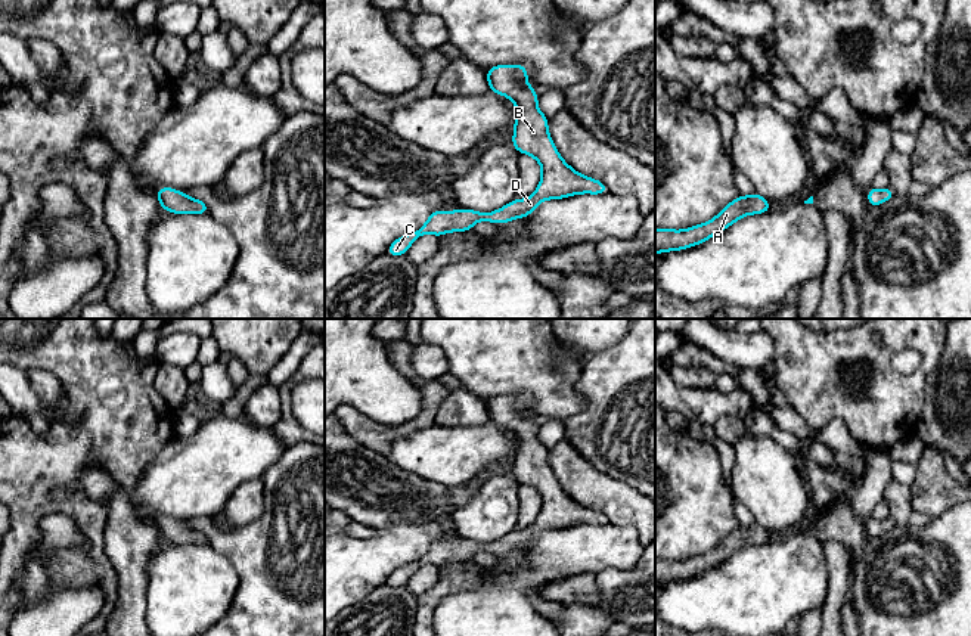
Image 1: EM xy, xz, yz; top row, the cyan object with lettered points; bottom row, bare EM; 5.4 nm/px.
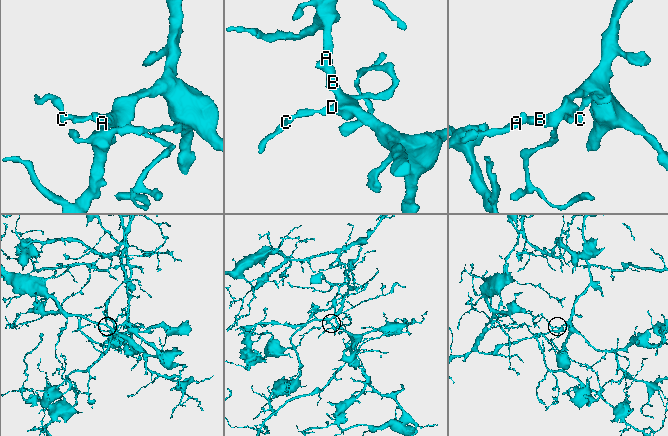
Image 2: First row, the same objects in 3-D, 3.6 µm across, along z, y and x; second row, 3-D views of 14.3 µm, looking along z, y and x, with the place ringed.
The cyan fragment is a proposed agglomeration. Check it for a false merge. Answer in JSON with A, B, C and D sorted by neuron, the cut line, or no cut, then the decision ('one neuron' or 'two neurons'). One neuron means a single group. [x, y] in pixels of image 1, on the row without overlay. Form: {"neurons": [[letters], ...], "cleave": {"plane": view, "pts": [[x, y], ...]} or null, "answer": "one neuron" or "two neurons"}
{"neurons": [["A", "B", "C", "D"]], "cleave": null, "answer": "one neuron"}

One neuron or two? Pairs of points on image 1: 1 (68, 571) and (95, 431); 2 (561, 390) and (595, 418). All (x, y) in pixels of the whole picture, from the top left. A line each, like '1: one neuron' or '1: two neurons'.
1: one neuron
2: two neurons

